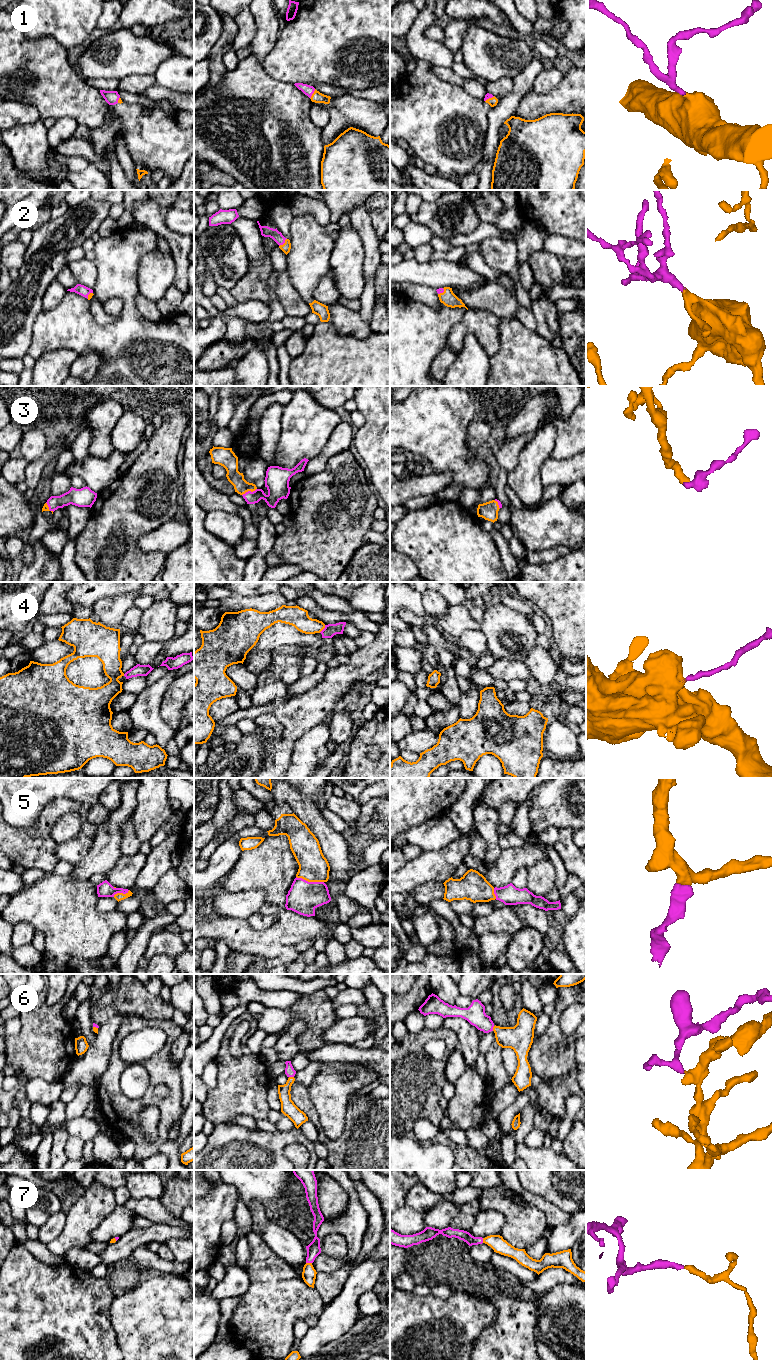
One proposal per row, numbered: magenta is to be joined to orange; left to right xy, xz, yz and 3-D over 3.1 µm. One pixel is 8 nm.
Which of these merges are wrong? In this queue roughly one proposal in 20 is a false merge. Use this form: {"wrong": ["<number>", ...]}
{"wrong": []}

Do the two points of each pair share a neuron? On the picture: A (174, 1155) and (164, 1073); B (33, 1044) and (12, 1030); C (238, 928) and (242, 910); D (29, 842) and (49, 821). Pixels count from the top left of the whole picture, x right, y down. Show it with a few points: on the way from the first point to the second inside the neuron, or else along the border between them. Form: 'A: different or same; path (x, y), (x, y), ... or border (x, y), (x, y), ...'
A: different; border (167, 1140), (162, 1144), (158, 1152)
B: different; border (19, 1017), (20, 1031), (16, 1035), (10, 1036)
C: different; border (221, 916), (245, 919)
D: same; path (35, 836), (45, 825)

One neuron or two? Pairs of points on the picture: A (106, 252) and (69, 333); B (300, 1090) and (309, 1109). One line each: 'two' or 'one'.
A: one
B: one

